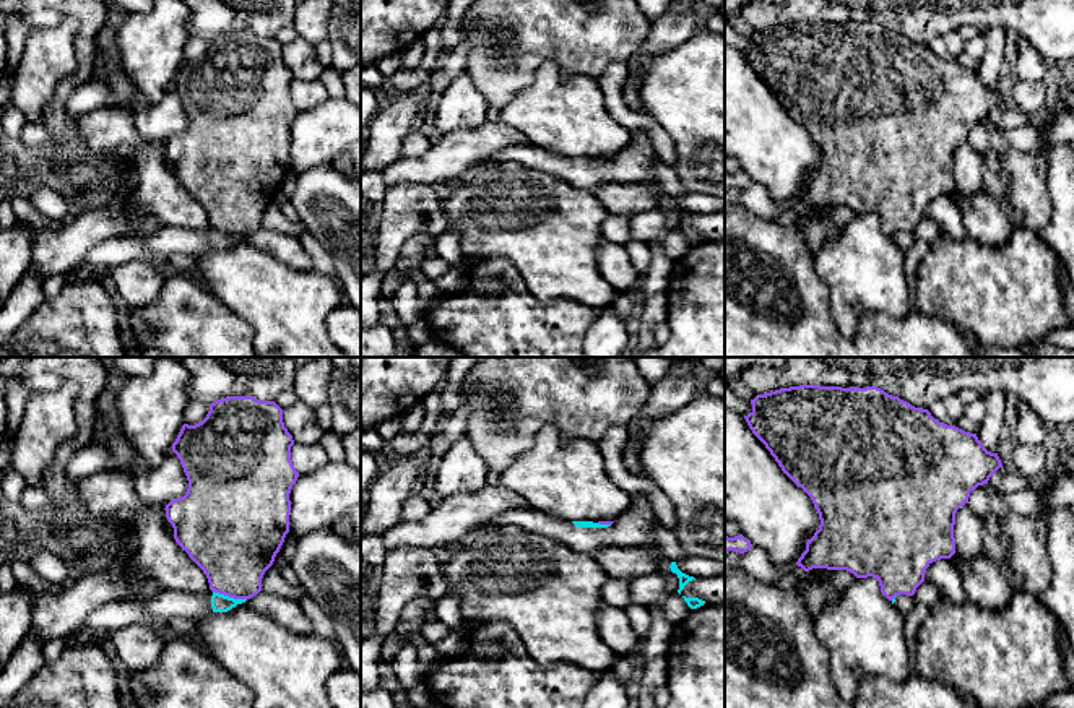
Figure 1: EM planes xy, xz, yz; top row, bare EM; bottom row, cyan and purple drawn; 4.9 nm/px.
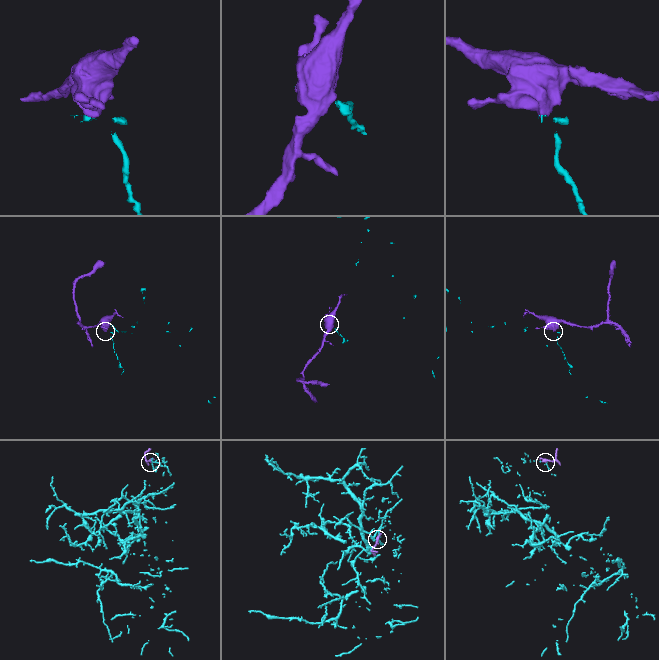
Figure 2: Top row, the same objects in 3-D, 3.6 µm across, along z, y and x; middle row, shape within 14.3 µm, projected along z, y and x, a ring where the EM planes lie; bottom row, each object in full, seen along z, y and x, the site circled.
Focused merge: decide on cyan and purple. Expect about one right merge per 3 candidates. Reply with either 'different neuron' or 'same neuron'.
different neuron

